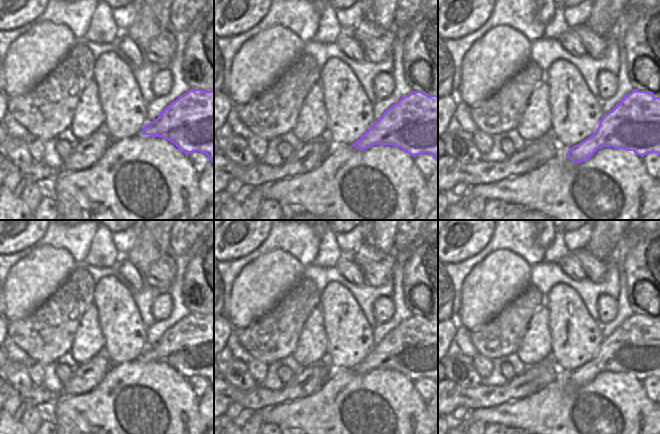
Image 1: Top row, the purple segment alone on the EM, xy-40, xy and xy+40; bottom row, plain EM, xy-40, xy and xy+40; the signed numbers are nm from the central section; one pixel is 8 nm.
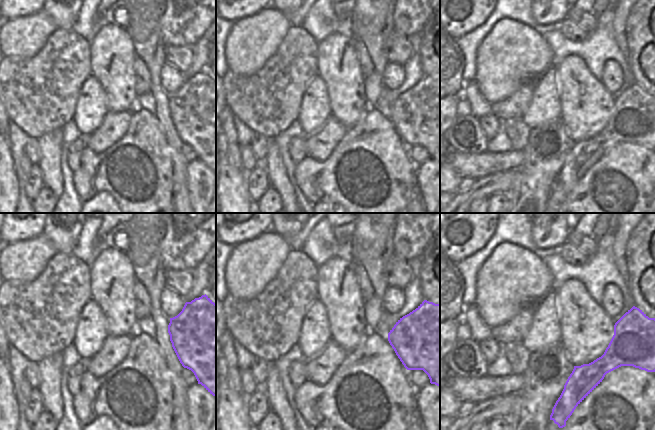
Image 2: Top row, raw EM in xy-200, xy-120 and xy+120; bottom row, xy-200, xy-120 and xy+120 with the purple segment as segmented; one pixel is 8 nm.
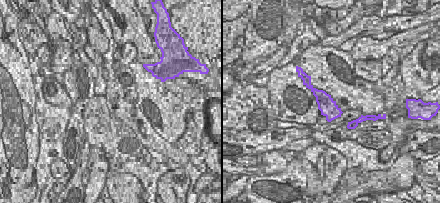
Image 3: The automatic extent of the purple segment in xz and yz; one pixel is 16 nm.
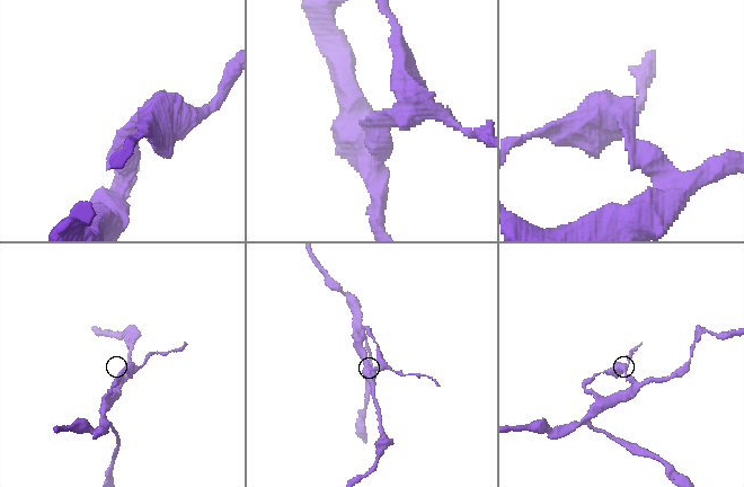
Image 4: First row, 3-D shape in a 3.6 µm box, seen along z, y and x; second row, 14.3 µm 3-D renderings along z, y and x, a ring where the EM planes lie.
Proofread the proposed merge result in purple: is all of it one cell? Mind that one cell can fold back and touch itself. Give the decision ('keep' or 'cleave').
cleave

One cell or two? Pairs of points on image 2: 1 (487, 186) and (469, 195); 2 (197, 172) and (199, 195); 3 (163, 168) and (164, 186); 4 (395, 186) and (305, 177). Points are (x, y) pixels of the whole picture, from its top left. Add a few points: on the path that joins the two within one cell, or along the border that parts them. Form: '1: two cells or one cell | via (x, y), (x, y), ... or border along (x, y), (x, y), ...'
1: one cell | via (483, 188), (473, 191)
2: one cell | via (199, 178), (199, 189)
3: one cell | via (162, 172), (162, 182)
4: one cell | via (382, 160), (357, 147), (331, 164)

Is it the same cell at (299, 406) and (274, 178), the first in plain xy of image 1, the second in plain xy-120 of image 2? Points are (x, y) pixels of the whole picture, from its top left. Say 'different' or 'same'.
different

